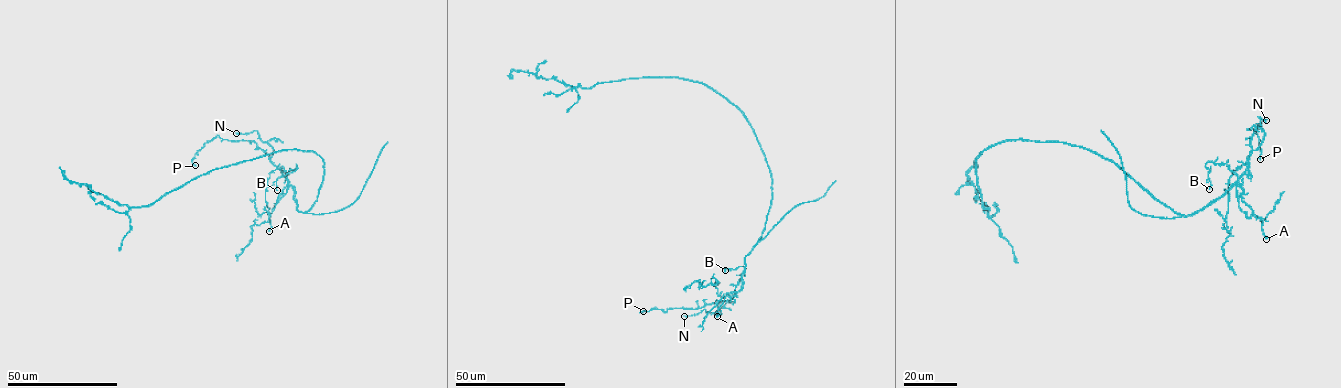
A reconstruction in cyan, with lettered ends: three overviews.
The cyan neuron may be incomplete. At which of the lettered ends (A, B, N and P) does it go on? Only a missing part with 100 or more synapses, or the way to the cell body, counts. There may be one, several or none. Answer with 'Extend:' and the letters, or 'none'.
Extend: none

